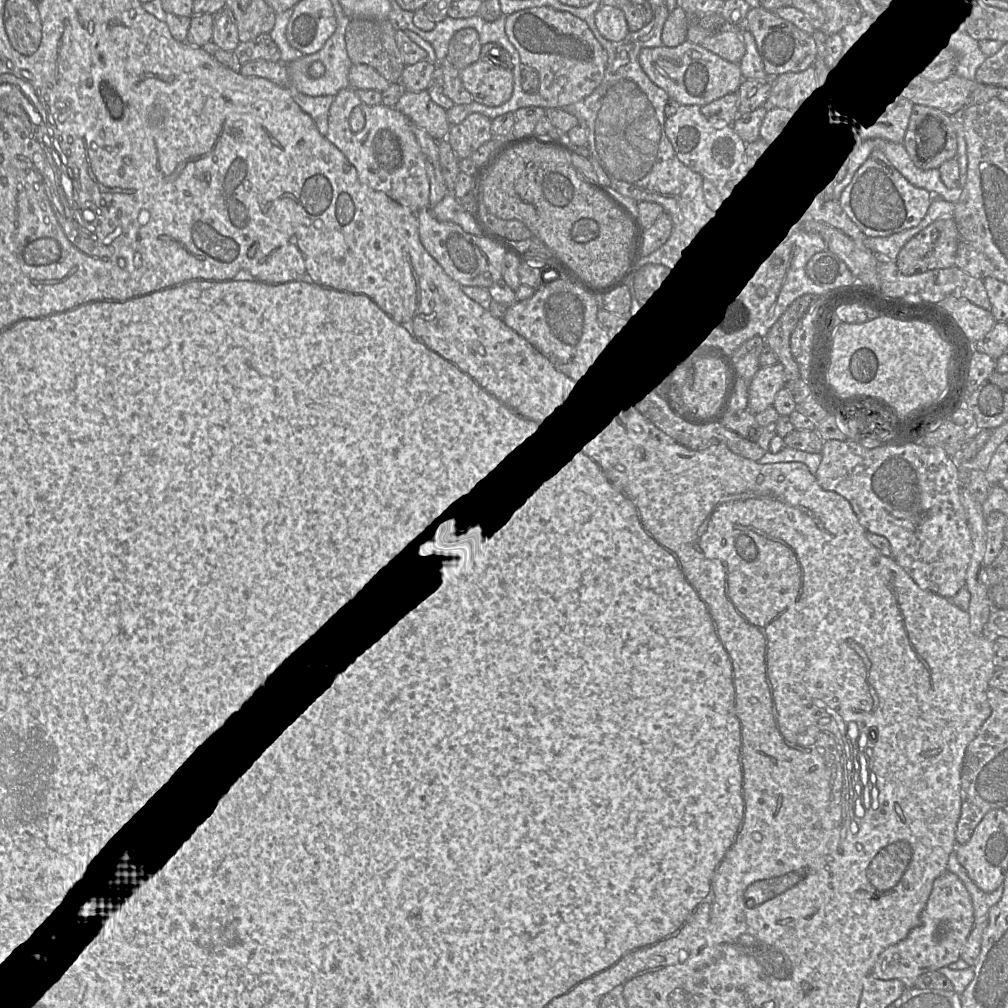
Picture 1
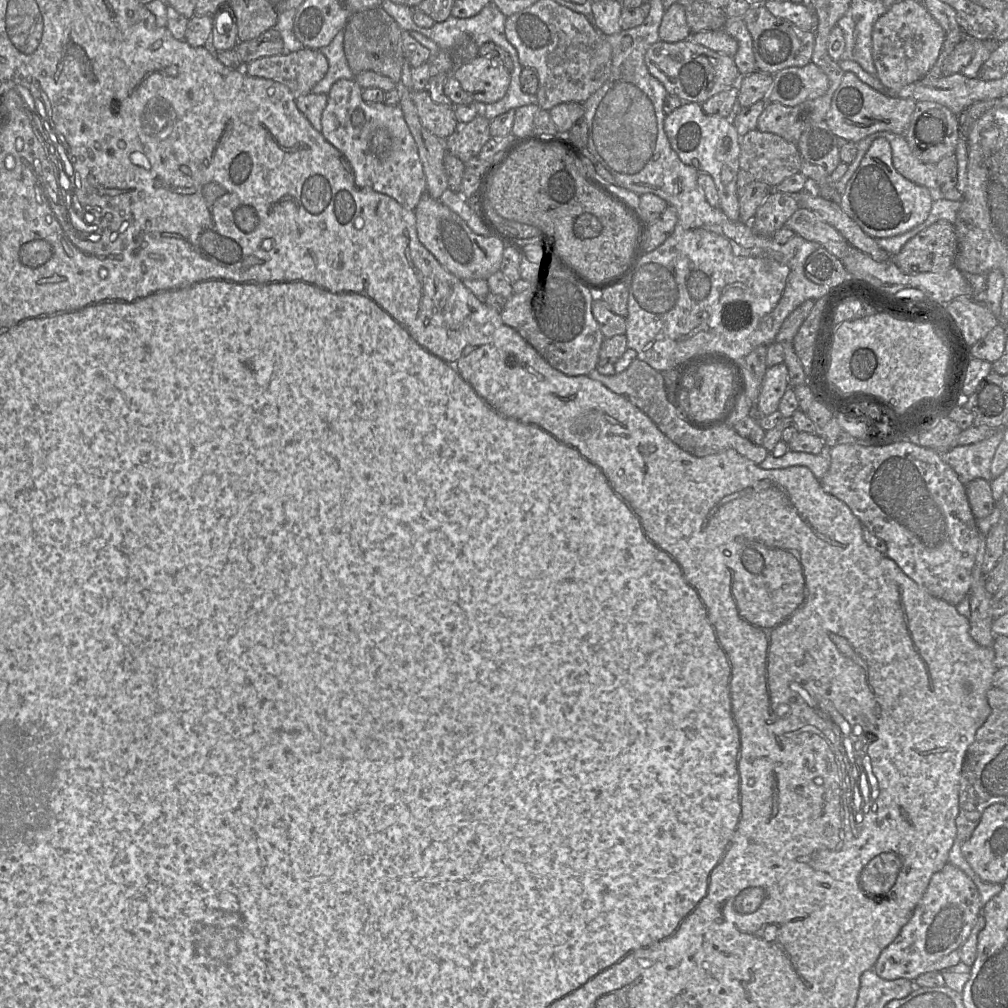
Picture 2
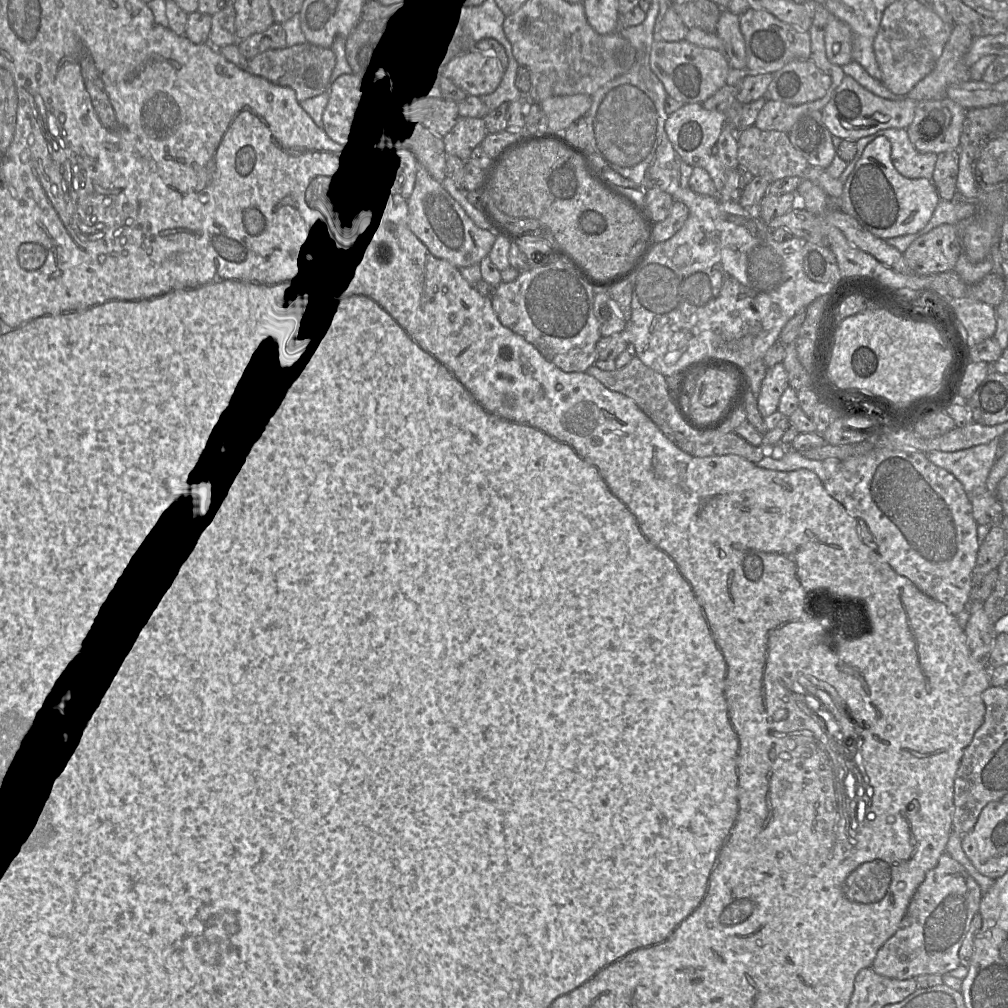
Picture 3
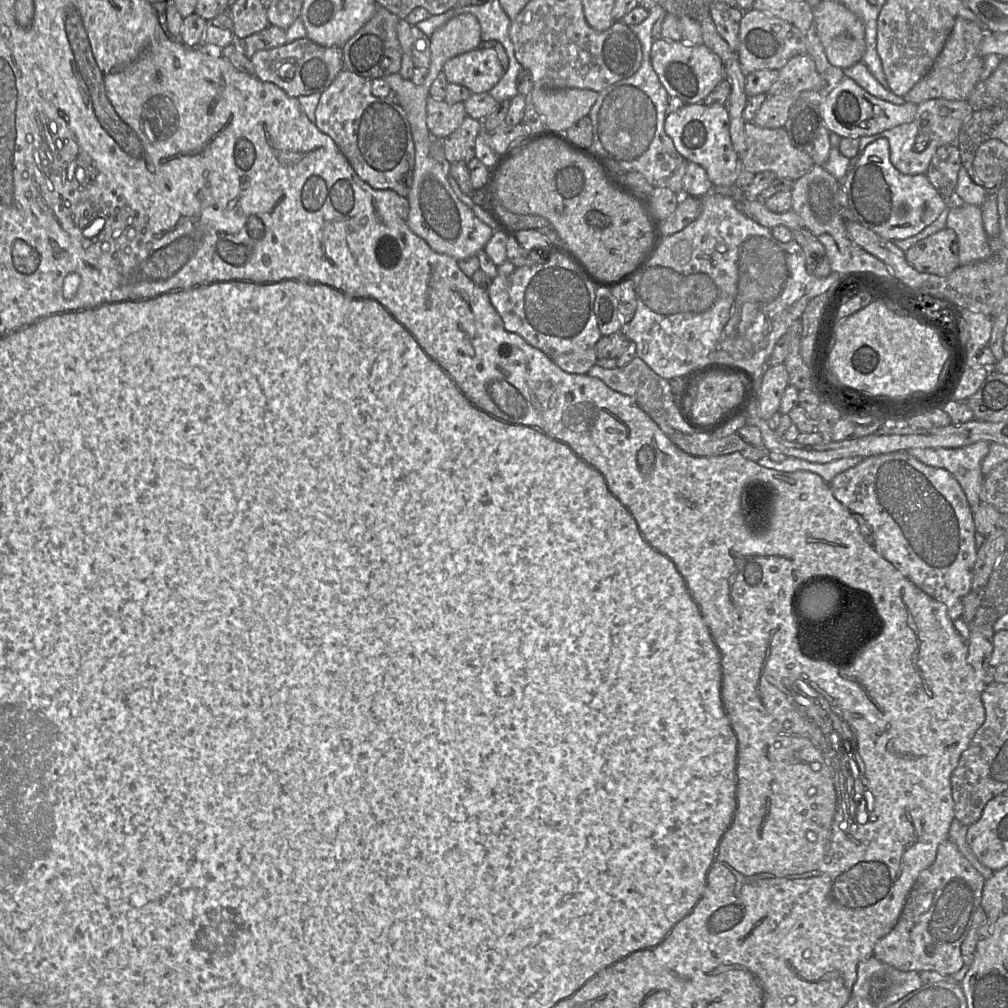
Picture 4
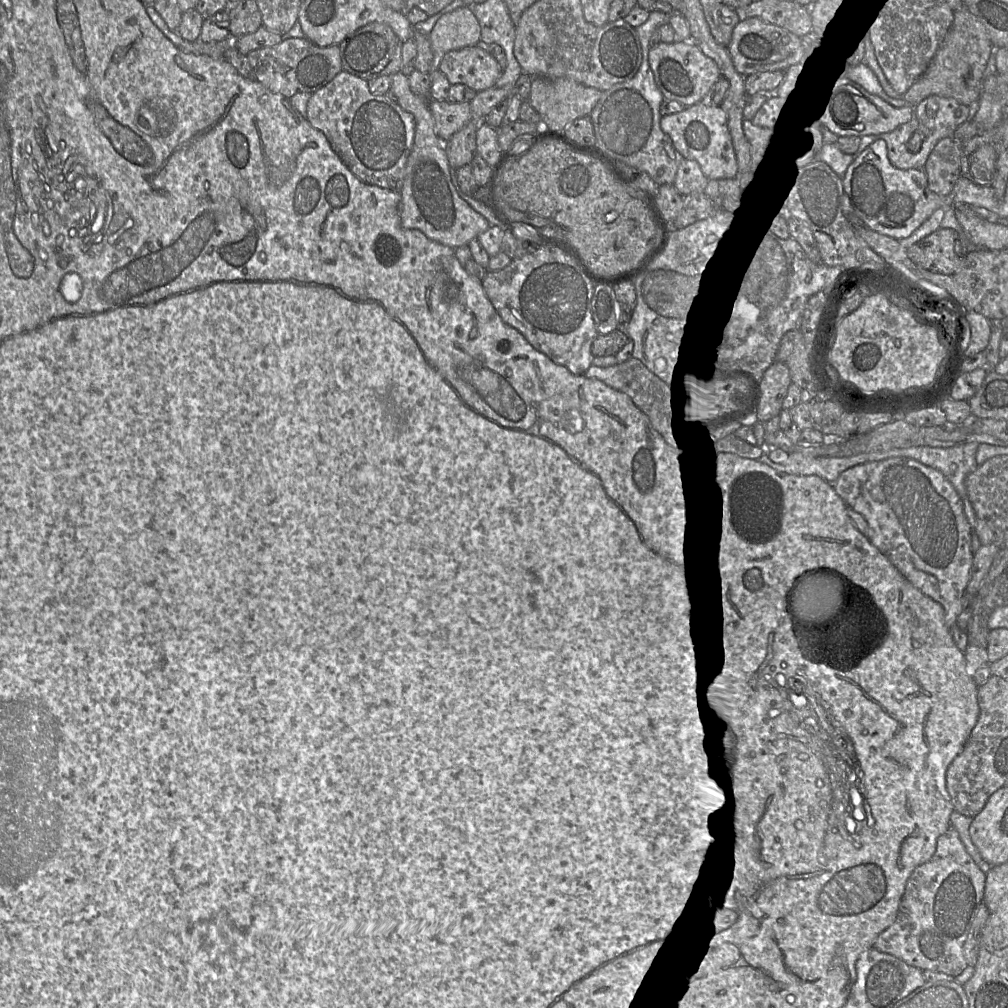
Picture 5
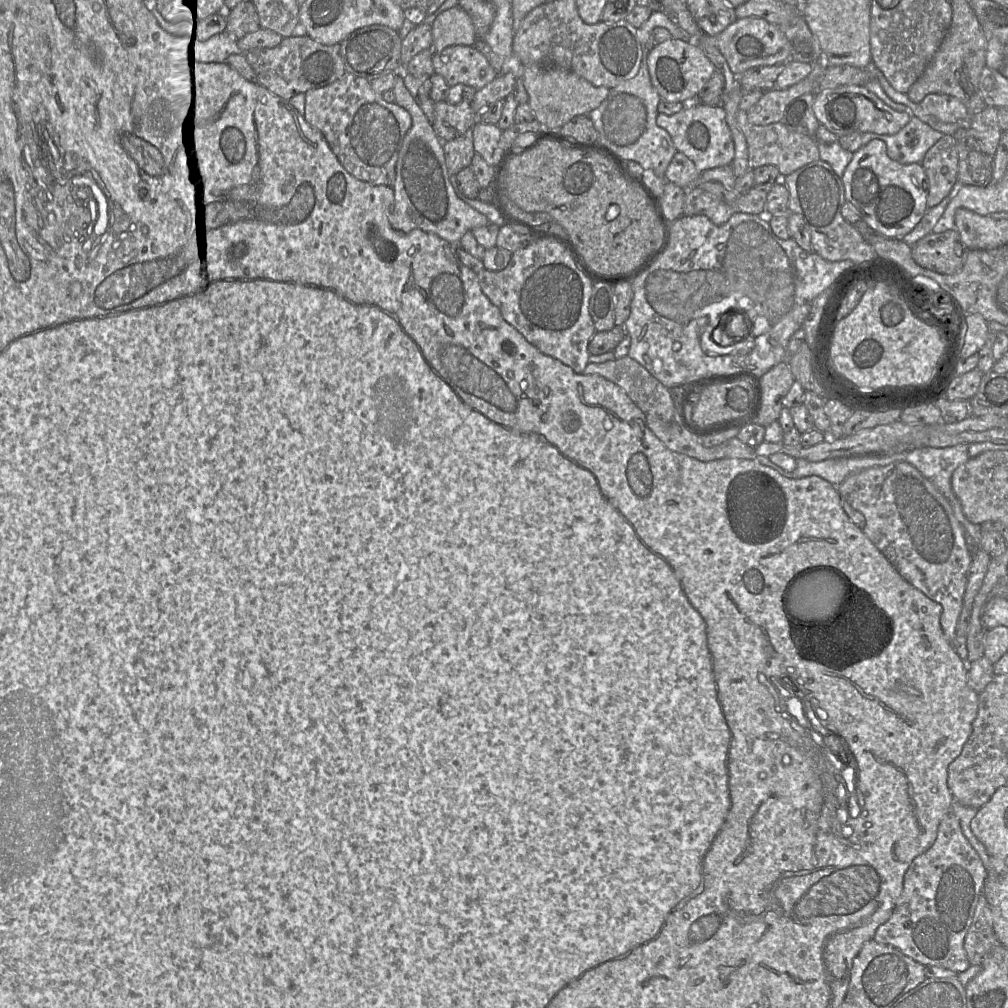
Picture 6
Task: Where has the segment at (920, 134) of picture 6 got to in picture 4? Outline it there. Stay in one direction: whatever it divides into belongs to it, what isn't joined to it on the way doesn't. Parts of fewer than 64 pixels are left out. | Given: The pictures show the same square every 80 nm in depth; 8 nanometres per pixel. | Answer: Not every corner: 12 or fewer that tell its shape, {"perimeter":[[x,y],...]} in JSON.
{"perimeter":[[913,121],[873,136],[859,138],[848,172],[869,144],[884,137],[890,161],[905,175],[926,174],[941,145],[914,145]]}

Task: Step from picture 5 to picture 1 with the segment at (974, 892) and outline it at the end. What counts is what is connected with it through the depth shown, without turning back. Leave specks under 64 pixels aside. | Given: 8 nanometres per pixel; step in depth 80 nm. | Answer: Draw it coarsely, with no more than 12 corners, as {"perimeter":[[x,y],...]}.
{"perimeter":[[947,870],[920,924],[886,948],[871,974],[906,988],[961,958],[971,896]]}

